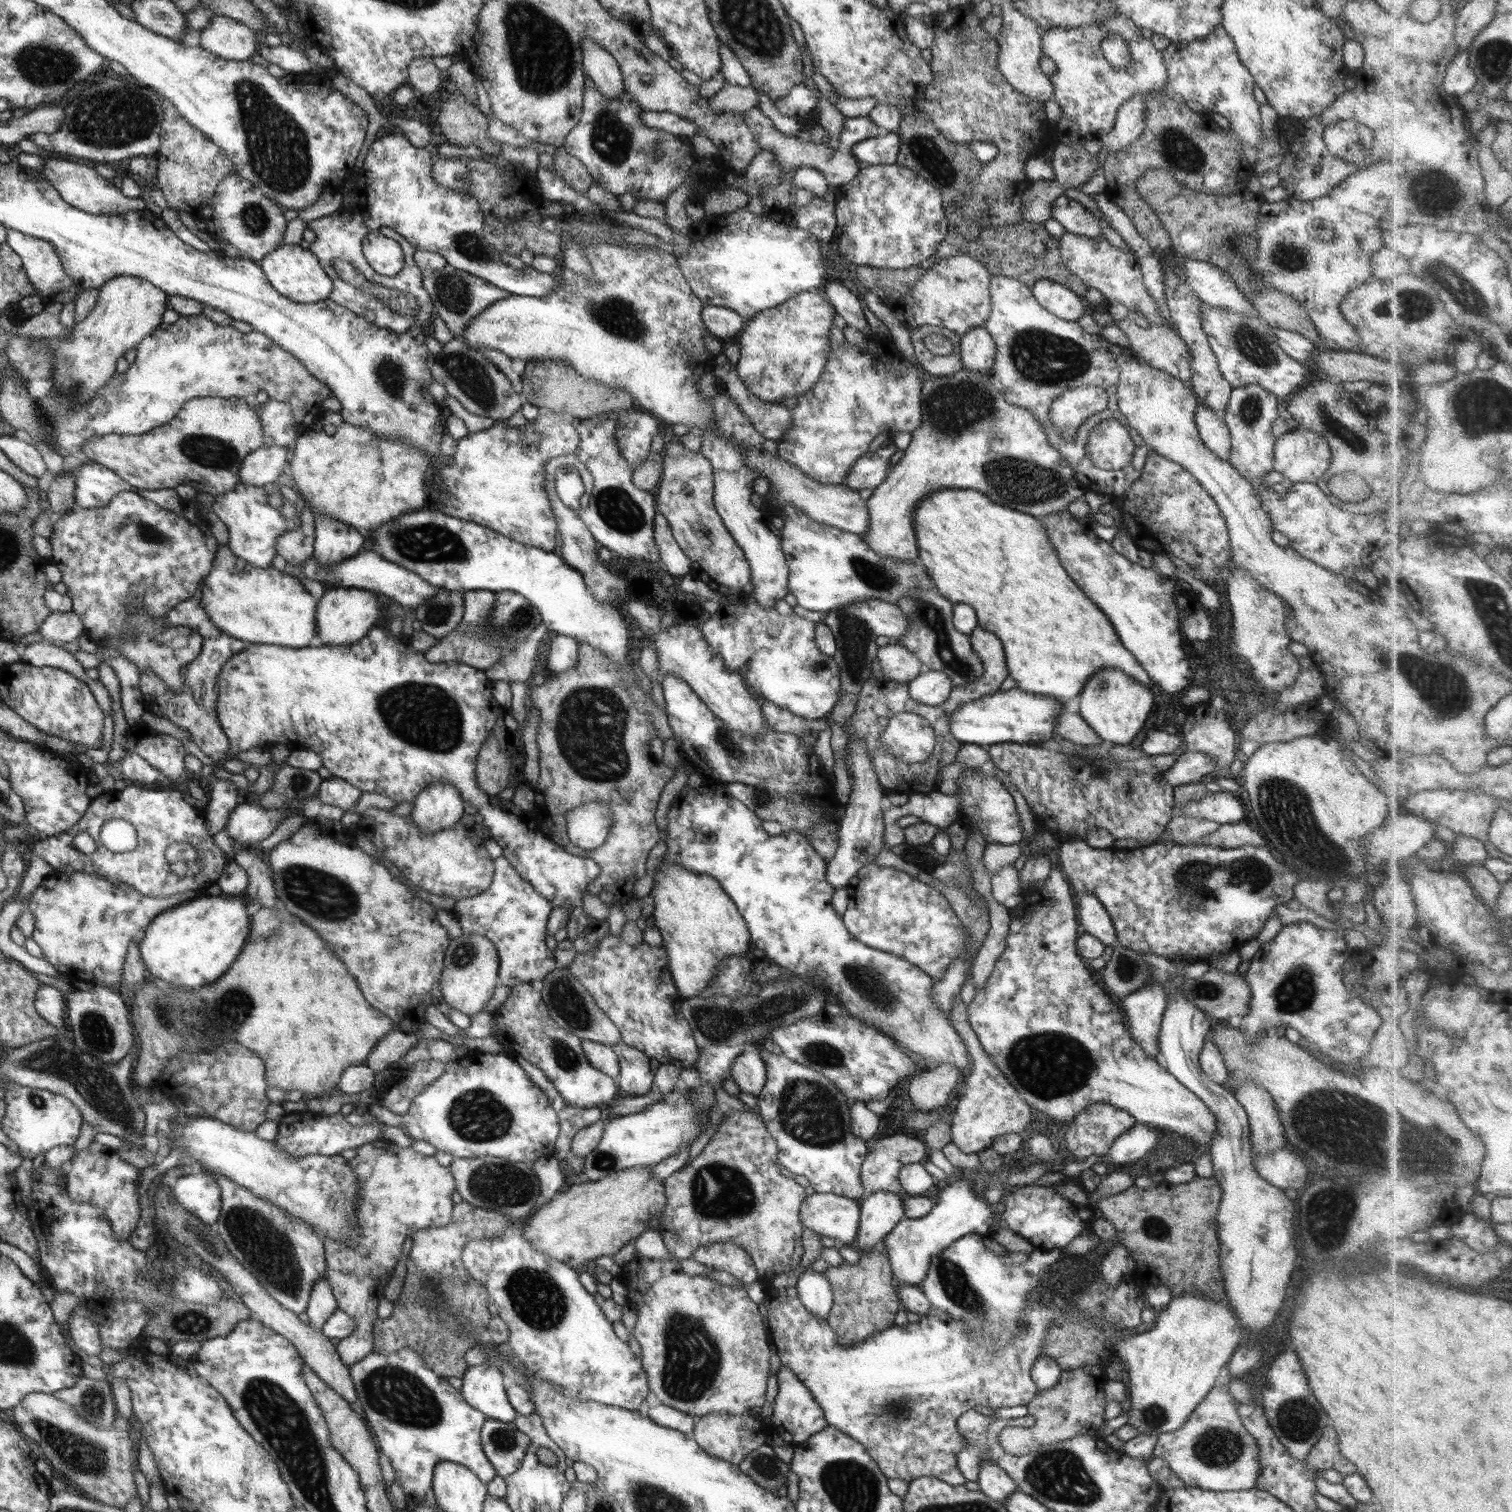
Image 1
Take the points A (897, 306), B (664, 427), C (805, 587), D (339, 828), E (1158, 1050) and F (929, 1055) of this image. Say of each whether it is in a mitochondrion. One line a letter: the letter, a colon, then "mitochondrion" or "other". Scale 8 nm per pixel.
A: other
B: other
C: other
D: other
E: other
F: other

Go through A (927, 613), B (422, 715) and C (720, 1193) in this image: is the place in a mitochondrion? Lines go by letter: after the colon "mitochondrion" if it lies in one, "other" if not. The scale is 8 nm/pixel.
A: mitochondrion
B: mitochondrion
C: mitochondrion

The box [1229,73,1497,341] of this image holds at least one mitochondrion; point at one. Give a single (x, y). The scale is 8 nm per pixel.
(1456, 278)

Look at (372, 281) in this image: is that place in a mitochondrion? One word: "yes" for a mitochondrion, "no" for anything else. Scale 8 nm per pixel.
no

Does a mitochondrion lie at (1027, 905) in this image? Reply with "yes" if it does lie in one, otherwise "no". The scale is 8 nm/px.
no

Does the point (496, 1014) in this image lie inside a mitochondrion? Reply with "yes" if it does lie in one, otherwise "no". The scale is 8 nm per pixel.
no

